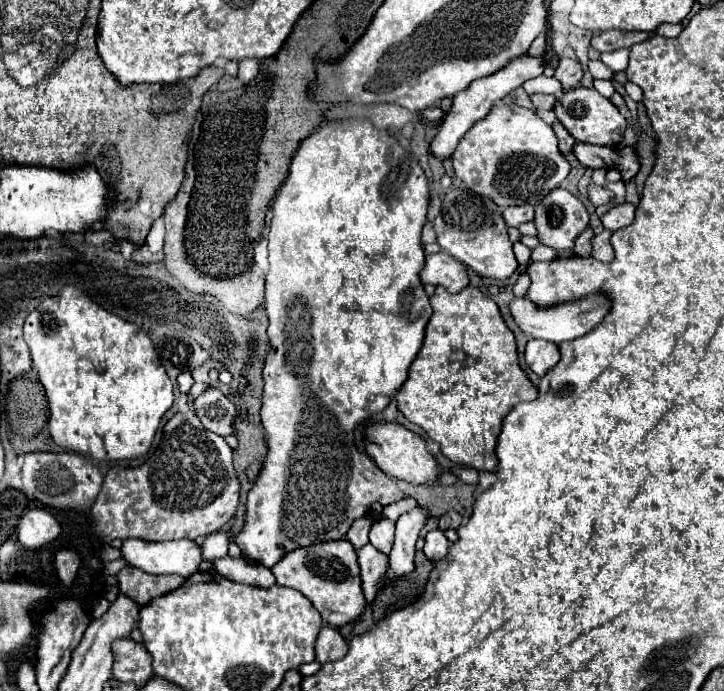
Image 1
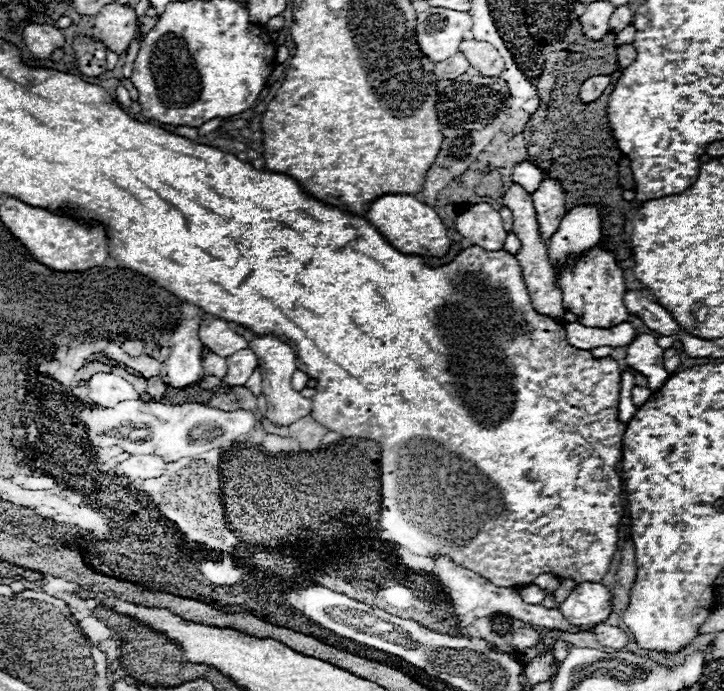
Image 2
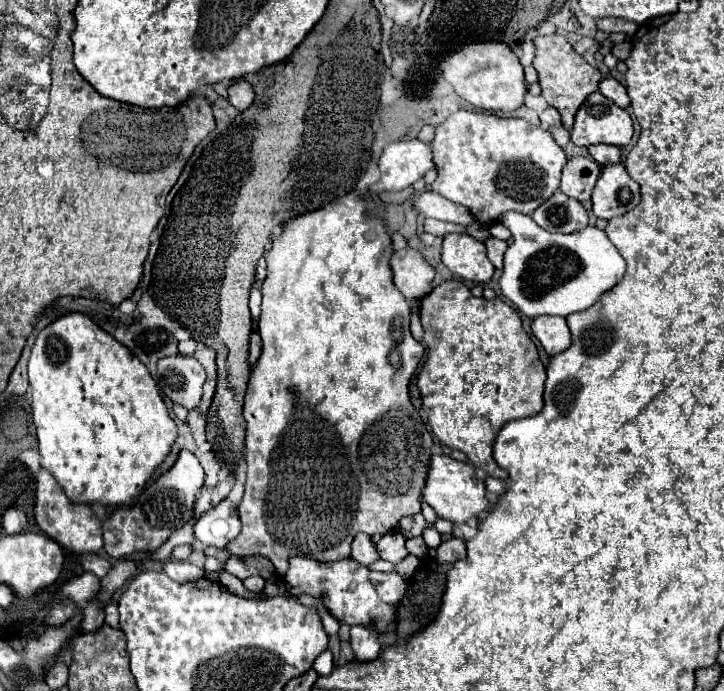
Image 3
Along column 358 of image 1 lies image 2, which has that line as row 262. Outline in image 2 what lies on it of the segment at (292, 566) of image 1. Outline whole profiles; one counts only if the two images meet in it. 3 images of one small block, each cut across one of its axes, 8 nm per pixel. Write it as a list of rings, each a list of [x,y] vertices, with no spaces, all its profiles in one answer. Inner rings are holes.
[[[596,246],[588,250],[588,254],[584,254],[580,260],[568,264],[570,268],[558,274],[558,286],[562,288],[564,308],[576,314],[578,322],[588,328],[612,328],[616,324],[626,322],[628,310],[622,302],[626,284],[624,284],[624,274],[618,268],[614,256]]]

